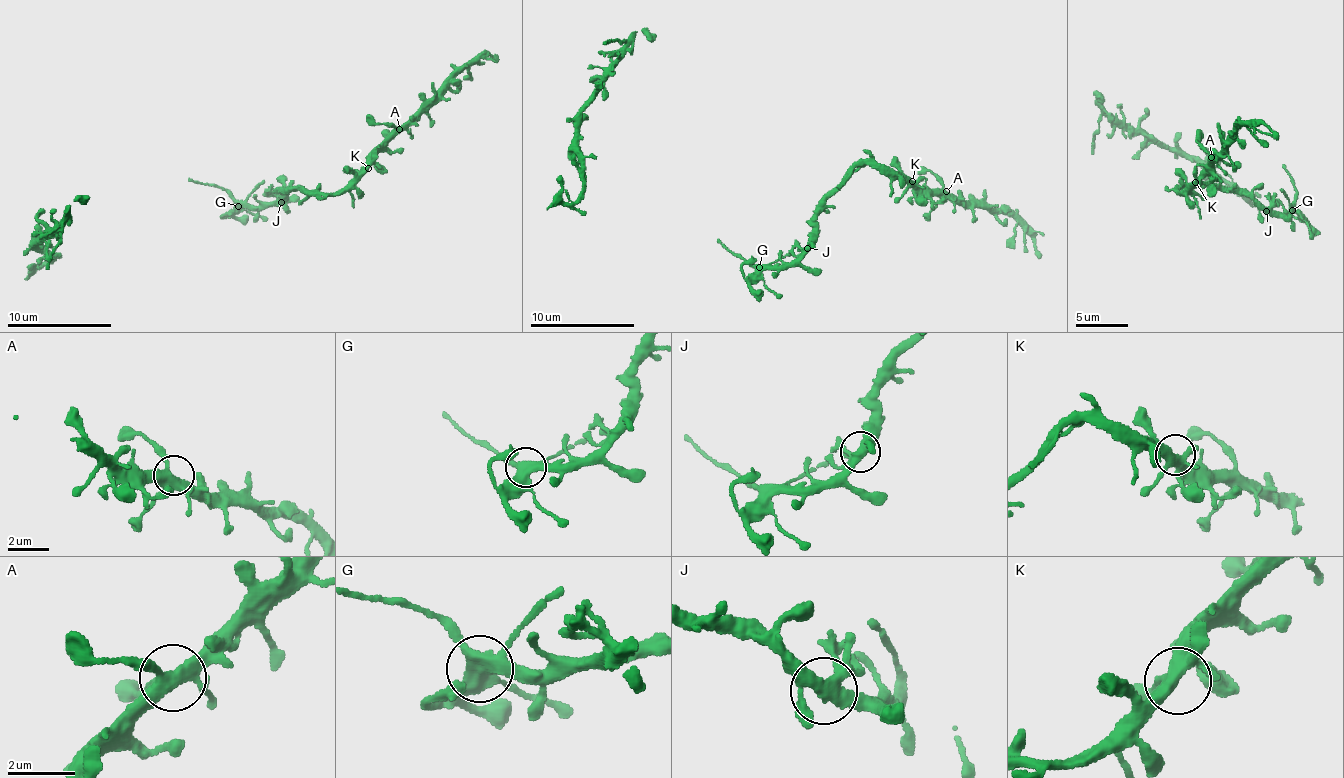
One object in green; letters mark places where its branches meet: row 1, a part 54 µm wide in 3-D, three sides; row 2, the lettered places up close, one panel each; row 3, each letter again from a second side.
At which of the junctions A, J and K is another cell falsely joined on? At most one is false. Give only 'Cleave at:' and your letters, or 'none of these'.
Cleave at: none of these

